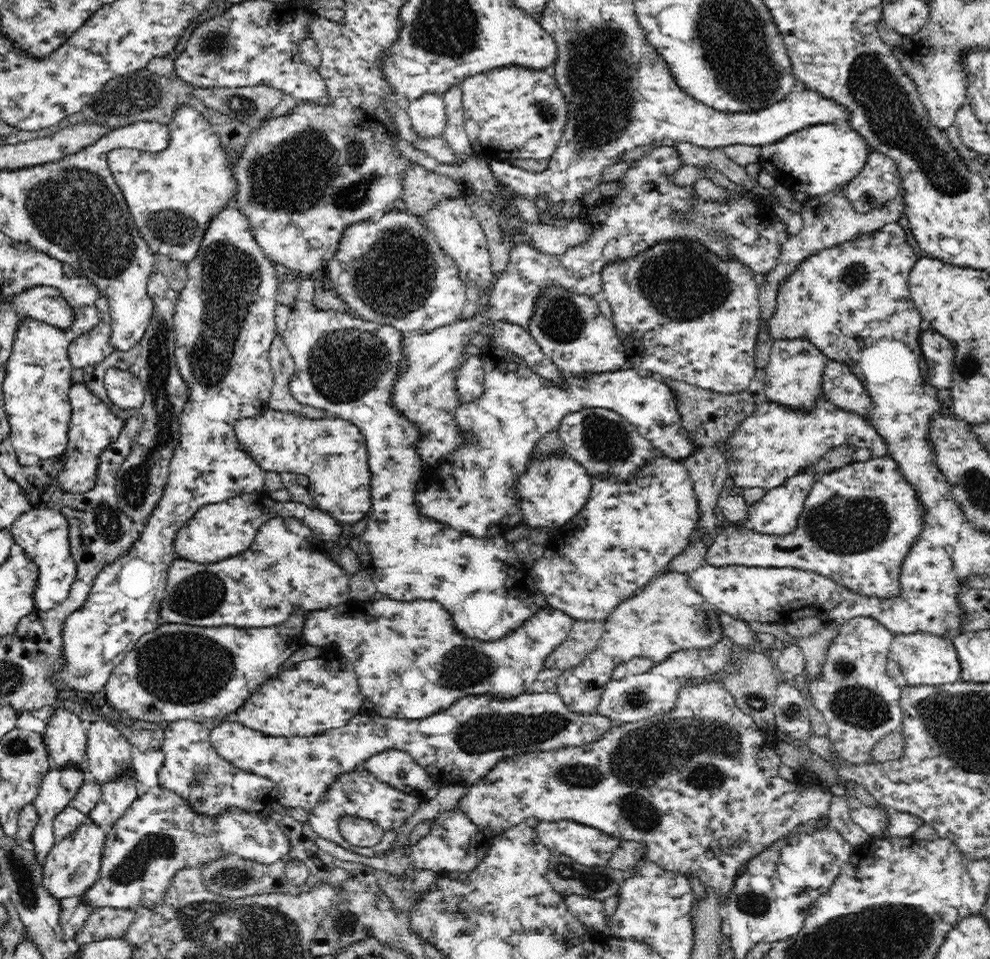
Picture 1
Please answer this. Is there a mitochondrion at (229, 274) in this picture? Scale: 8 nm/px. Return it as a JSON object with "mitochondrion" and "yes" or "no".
{"mitochondrion":"yes"}

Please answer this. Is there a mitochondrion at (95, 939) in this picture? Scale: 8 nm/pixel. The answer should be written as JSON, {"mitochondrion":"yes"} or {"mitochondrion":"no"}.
{"mitochondrion":"no"}

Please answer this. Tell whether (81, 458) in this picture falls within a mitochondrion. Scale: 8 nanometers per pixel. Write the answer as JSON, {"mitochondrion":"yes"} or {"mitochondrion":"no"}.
{"mitochondrion":"no"}

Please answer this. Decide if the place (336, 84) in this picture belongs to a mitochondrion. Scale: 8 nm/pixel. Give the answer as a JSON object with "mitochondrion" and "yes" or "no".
{"mitochondrion":"no"}

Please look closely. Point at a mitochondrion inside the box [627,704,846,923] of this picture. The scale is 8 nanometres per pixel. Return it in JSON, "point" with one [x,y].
{"point":[720,771]}

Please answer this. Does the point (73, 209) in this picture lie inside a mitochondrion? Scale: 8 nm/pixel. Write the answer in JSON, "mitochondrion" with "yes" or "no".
{"mitochondrion":"yes"}

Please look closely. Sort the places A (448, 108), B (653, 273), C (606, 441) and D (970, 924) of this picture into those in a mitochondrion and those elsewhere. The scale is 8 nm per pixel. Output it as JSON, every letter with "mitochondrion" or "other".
{"A":"other","B":"mitochondrion","C":"mitochondrion","D":"other"}

